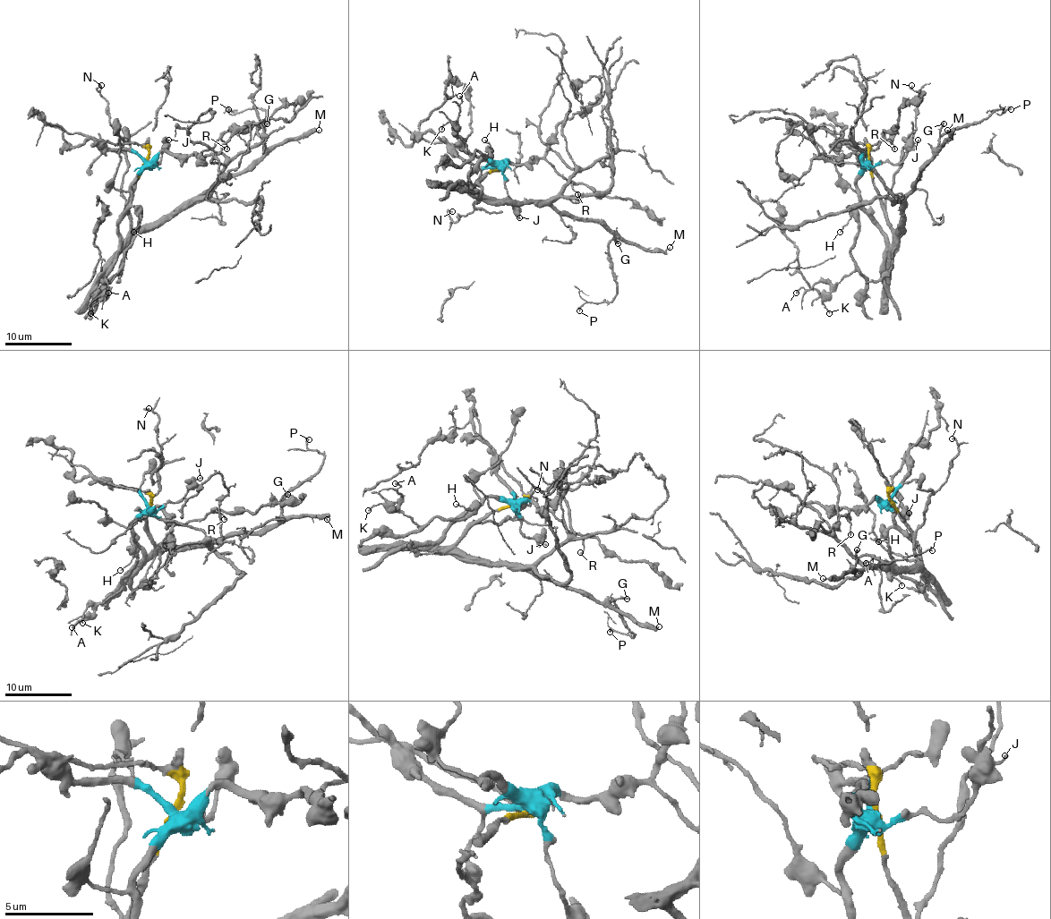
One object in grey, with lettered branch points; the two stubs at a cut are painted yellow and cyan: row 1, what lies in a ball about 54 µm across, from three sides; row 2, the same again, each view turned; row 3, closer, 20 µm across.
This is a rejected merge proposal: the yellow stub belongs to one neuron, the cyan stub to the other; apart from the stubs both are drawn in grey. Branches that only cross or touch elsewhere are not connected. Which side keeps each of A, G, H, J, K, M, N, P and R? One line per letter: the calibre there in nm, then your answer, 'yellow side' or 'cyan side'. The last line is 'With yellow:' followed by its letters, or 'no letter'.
A: calibre 170 nm; cyan side
G: calibre 240 nm; yellow side
H: calibre 130 nm; cyan side
J: calibre 150 nm; cyan side
K: calibre 140 nm; cyan side
M: calibre 120 nm; yellow side
N: calibre 120 nm; yellow side
P: calibre 200 nm; yellow side
R: calibre 130 nm; cyan side
With yellow: G, M, N, P

